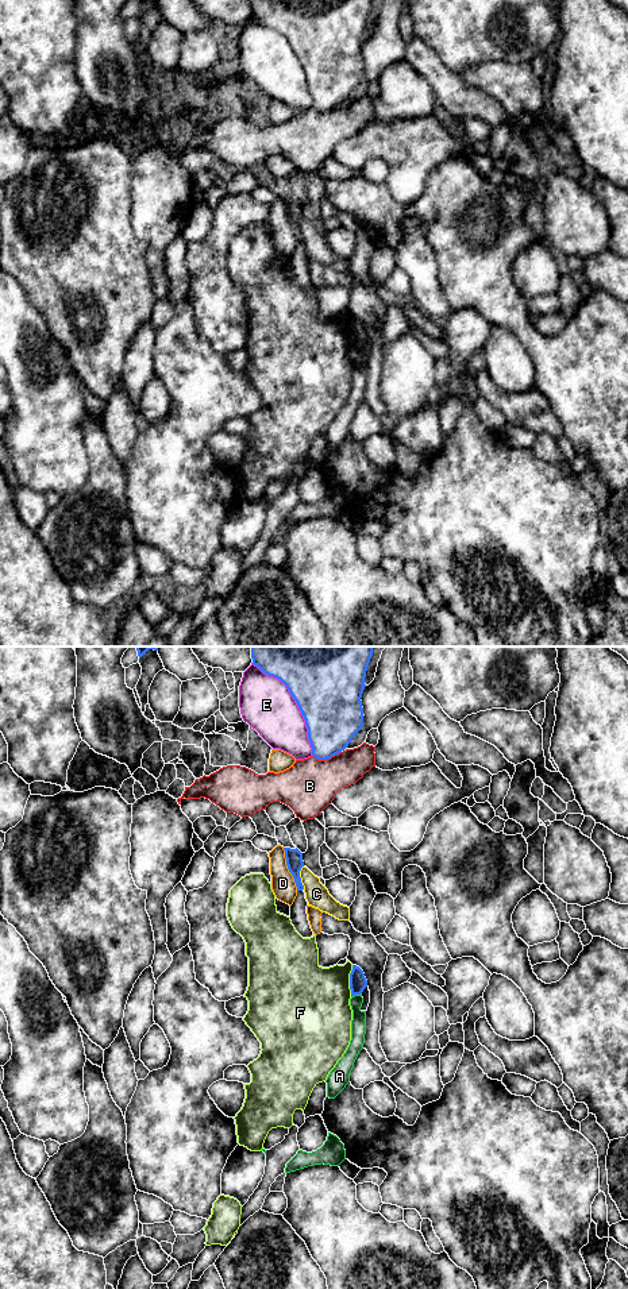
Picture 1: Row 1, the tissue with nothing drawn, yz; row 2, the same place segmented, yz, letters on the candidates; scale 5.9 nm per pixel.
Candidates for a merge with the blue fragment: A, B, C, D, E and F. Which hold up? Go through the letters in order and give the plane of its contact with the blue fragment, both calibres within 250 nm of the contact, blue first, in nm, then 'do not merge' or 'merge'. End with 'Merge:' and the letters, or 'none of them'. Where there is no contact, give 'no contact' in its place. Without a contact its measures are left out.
A: meets blue in yz; 100 nm thick on the blue side, 100 nm on the other; do not merge
B: meets blue in yz; 320 nm thick on the blue side, 320 nm on the other; do not merge
C: meets blue in yz; 100 nm thick on the blue side, 140 nm on the other; do not merge
D: meets blue in yz; 100 nm thick on the blue side, 140 nm on the other; do not merge
E: meets blue in yz; 440 nm thick on the blue side, 320 nm on the other; do not merge
F: meets blue in yz; 100 nm thick on the blue side, 420 nm on the other; do not merge
Merge: none of them

